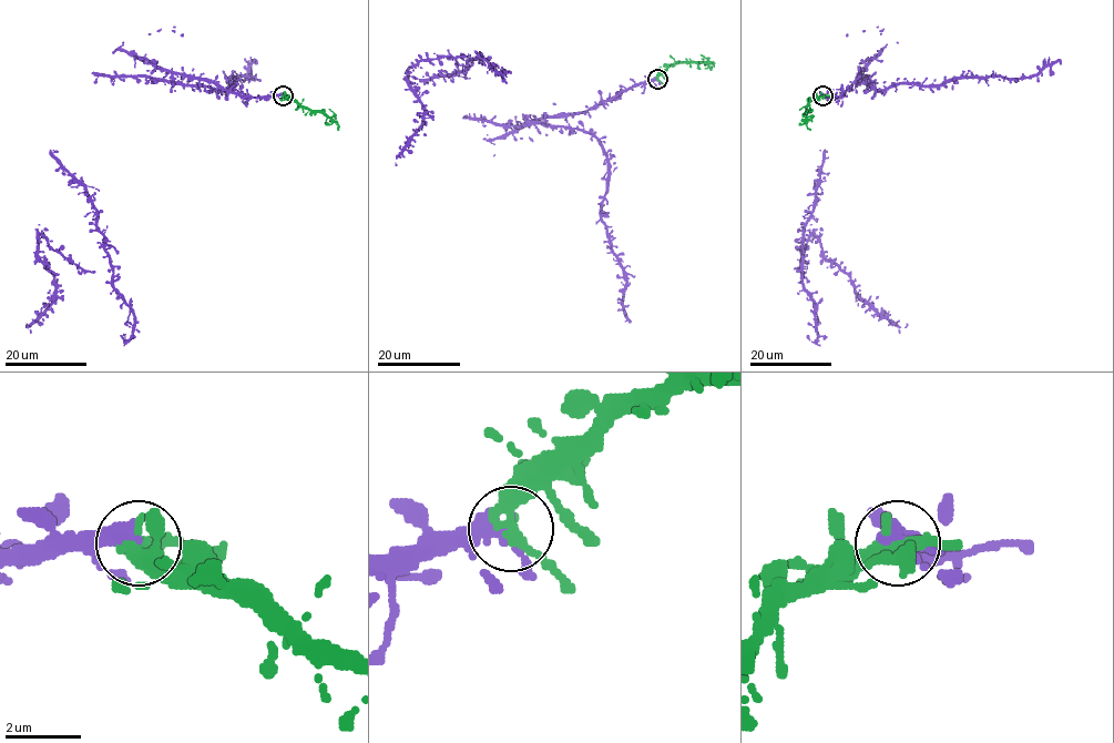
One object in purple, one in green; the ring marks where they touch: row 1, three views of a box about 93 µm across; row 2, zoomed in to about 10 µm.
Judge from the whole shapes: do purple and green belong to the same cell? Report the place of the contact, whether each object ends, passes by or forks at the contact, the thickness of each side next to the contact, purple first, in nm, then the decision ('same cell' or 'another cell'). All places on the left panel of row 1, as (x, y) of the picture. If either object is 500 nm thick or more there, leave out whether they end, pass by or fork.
at (283, 95); purple passes by; green passes by; 360 nm thick on the purple side, 400 nm on the other; same cell

